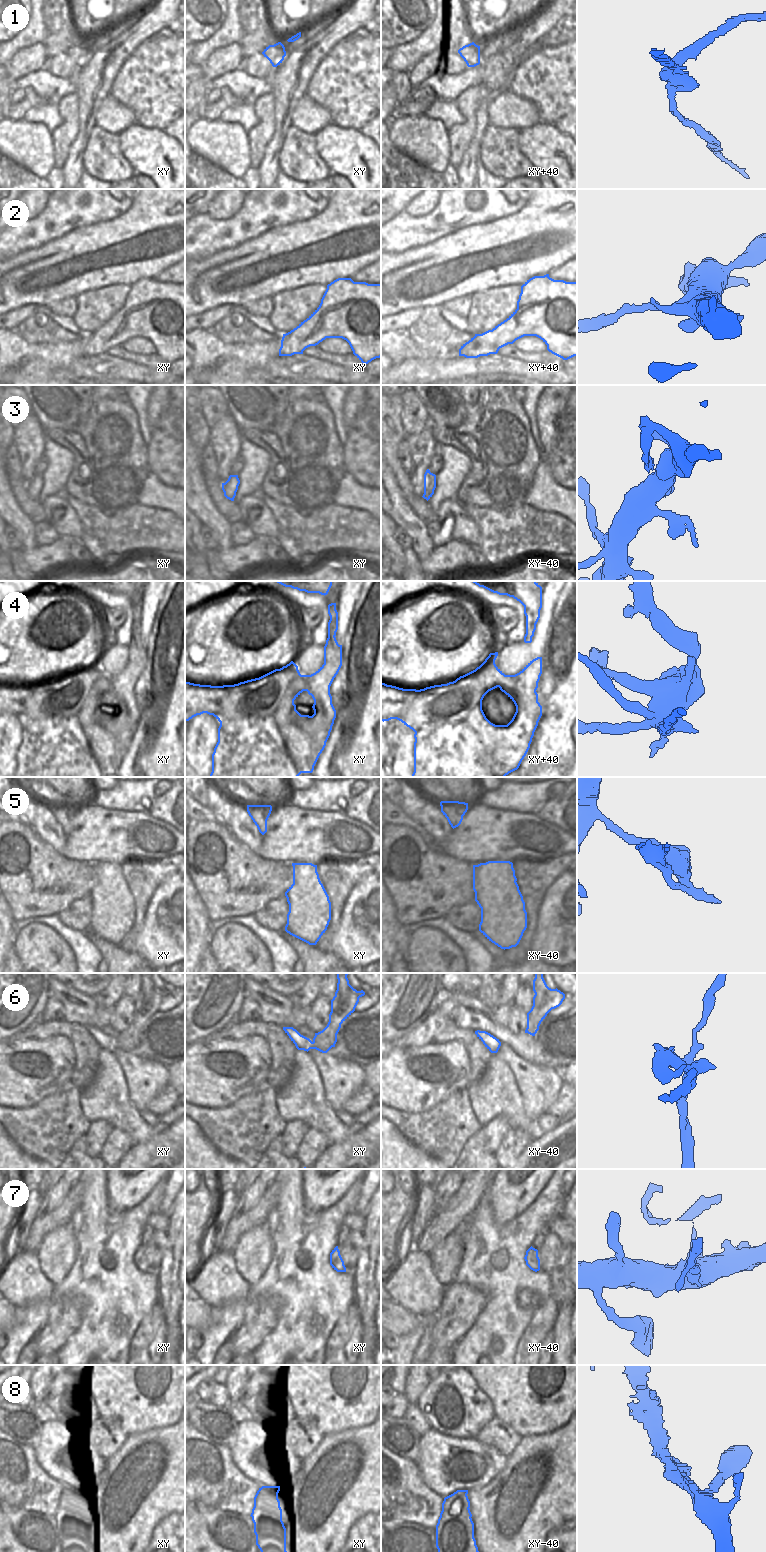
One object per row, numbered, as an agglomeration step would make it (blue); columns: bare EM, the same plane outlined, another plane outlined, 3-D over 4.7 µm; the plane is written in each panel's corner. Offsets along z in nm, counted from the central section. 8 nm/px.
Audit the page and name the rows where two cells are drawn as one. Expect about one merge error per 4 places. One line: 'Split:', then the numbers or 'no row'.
Split: 1, 2, 4, 5, 6

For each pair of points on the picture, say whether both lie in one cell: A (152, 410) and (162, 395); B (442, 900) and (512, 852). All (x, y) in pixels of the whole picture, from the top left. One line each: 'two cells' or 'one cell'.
A: one cell
B: two cells

